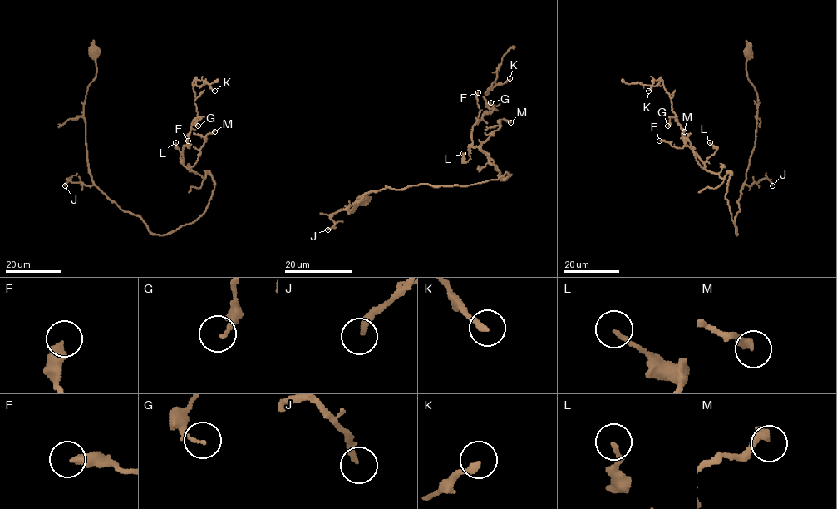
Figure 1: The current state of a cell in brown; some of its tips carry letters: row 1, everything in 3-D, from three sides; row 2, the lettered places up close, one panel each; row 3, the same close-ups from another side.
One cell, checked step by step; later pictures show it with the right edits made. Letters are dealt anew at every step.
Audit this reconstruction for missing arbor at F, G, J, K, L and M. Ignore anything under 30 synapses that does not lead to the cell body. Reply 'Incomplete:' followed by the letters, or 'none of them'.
Incomplete: none of them

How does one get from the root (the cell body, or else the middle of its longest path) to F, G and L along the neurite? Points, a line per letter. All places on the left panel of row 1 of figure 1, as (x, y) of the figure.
F: (93, 54), (84, 104), (91, 180), (153, 234), (194, 222), (210, 198), (213, 177), (184, 165), (188, 140)
G: (93, 54), (91, 180), (153, 234), (194, 222), (210, 198), (213, 177), (183, 163), (198, 126)
L: (93, 54), (84, 104), (91, 180), (160, 234), (194, 222), (214, 185), (181, 163), (175, 142)

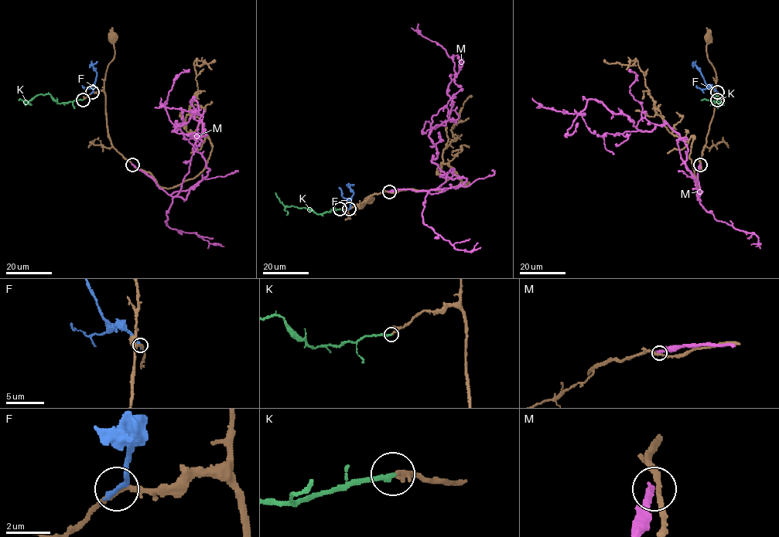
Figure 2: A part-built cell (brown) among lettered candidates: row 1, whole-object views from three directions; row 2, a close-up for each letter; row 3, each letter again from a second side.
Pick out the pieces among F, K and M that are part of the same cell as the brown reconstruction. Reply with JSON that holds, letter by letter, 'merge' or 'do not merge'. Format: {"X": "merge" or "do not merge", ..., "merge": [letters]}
{"F": "do not merge", "K": "merge", "M": "do not merge", "merge": ["K"]}

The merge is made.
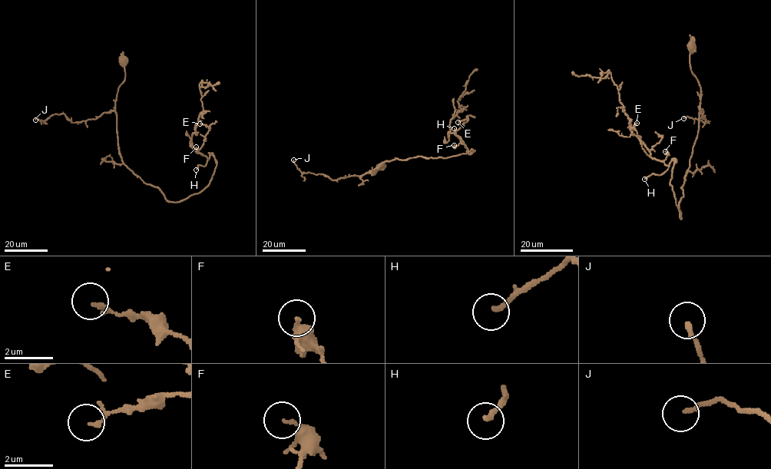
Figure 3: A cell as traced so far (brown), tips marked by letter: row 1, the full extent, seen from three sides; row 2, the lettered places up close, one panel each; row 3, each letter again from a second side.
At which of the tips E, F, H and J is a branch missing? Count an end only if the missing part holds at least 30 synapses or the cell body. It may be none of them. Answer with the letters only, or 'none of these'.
H

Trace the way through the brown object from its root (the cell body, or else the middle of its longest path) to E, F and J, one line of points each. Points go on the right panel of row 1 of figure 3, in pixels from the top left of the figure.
E: (689, 47), (701, 99), (680, 219), (670, 184), (674, 161), (666, 165), (647, 154), (636, 123)
F: (689, 47), (701, 99), (680, 219), (670, 184), (674, 161), (664, 163), (665, 151)
J: (689, 47), (690, 69), (701, 91), (699, 108), (708, 121), (700, 110), (698, 119), (683, 118)

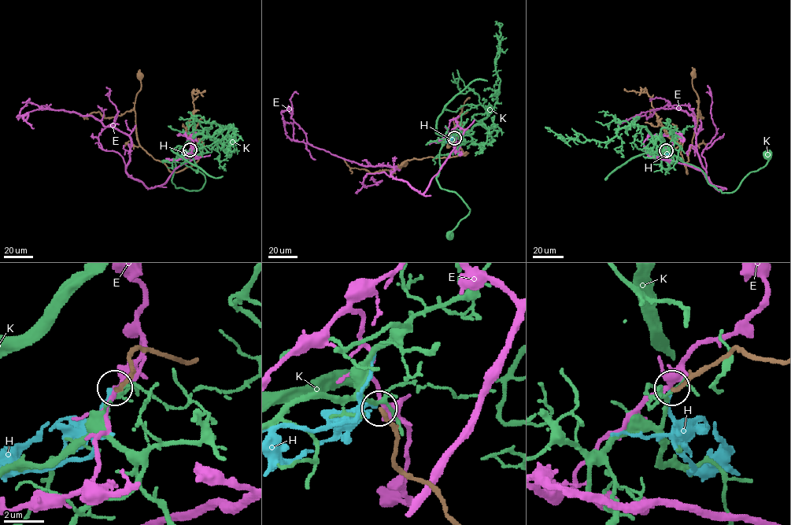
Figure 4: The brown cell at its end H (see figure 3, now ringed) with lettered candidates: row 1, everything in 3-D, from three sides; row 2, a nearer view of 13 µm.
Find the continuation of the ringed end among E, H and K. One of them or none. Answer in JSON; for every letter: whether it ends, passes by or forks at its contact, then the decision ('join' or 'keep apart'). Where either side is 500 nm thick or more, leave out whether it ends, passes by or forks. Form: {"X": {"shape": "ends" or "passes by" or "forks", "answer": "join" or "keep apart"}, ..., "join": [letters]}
{"E": {"shape": "forks", "answer": "keep apart"}, "H": {"shape": "ends", "answer": "keep apart"}, "K": {"shape": "forks", "answer": "keep apart"}, "join": []}

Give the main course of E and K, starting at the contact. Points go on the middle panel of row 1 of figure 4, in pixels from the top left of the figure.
E: (454, 138), (458, 126), (461, 138), (419, 194), (390, 176), (396, 166), (311, 146), (291, 117), (298, 94)
K: (455, 138), (448, 137), (439, 151), (436, 179), (441, 188), (455, 191), (470, 212), (449, 235)

